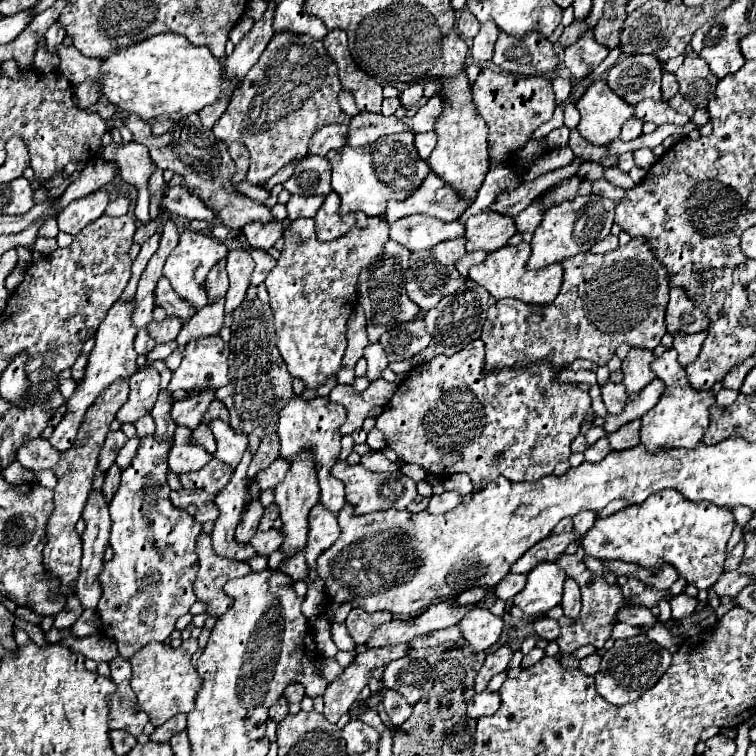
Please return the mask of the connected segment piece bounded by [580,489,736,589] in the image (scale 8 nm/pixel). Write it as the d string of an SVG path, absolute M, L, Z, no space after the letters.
M664 489L650 495L650 499L640 505L628 505L606 519L596 519L580 545L586 555L596 559L622 559L646 569L670 563L686 583L692 583L698 589L708 589L724 571L724 549L734 525L736 519L732 509L704 501L692 503L678 491Z

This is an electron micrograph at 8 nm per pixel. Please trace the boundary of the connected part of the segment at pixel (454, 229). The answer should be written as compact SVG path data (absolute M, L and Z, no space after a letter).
M410 215L390 225L390 239L404 245L408 251L424 251L440 241L464 237L464 223L458 219L444 223L434 217Z

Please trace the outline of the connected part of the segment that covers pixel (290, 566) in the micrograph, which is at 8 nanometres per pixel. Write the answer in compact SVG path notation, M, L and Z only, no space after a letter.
M298 553L294 555L286 565L282 565L284 573L290 575L294 581L304 581L306 585L310 585L310 569L306 565L306 559L304 559L304 553Z

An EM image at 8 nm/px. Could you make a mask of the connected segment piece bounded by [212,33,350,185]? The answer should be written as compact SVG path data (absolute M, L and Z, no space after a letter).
M276 33L258 63L242 79L240 91L236 91L212 131L226 145L238 141L248 147L250 166L246 180L252 185L264 185L280 167L292 159L306 157L308 141L320 127L350 121L336 101L340 89L336 65L330 61L322 41L308 35Z

